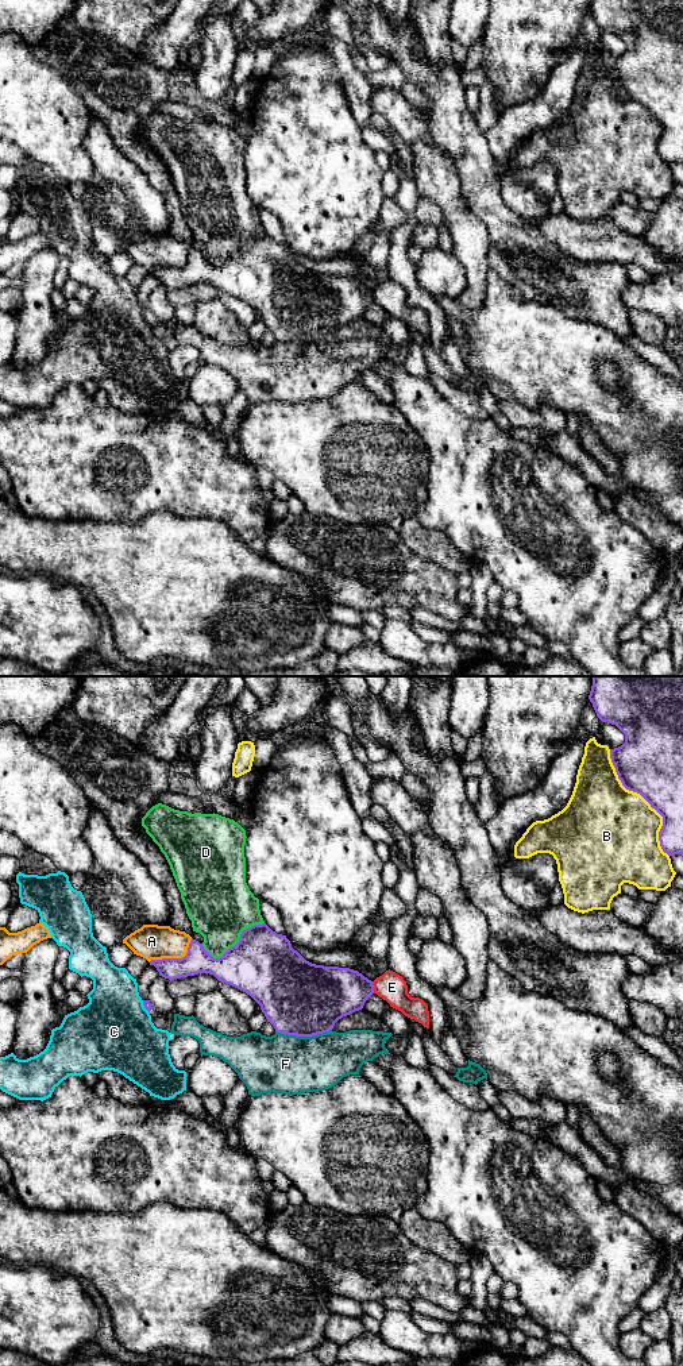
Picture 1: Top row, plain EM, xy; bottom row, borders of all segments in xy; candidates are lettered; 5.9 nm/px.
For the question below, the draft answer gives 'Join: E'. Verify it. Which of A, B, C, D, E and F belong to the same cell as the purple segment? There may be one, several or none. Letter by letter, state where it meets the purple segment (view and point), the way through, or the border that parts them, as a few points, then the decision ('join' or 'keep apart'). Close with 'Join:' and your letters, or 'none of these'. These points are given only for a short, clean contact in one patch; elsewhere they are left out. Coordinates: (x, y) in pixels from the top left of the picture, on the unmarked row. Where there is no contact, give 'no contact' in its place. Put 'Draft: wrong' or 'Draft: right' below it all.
A: contact xy (174, 267); keep apart
B: contact xy (644, 107); keep apart
C: contact xy (145, 316); keep apart
D: contact xy (236, 253); keep apart
E: contact xy (373, 296); border xy (371, 290), (374, 301); keep apart
F: contact xy (303, 344); keep apart
Join: none of these
Draft: wrong

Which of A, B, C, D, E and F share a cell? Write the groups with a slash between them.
A / B / C / D / E / F

